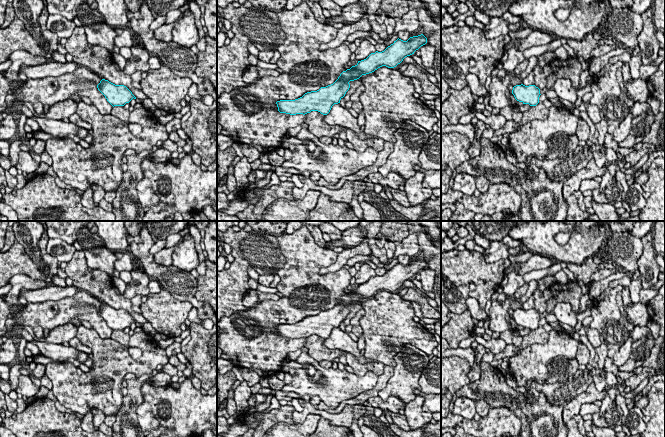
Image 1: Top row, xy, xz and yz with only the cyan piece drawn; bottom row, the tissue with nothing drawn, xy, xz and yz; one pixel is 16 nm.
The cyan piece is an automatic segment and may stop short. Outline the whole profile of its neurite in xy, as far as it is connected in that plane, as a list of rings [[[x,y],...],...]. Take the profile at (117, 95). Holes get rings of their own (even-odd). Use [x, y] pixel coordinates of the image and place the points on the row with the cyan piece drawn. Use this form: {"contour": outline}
{"contour": [[[102,79],[97,85],[98,90],[105,96],[107,101],[114,106],[124,106],[136,97],[124,85],[115,85],[108,80]]]}

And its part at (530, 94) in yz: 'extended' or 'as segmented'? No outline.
as segmented

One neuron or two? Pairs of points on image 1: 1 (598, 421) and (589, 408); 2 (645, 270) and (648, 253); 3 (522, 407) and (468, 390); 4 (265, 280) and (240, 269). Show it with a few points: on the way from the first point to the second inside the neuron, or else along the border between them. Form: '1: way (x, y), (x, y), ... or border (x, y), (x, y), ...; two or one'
1: border (600, 408), (592, 414); two
2: way (647, 266), (648, 257); one
3: way (509, 398), (494, 390), (481, 390); one
4: border (259, 274), (273, 275); two

